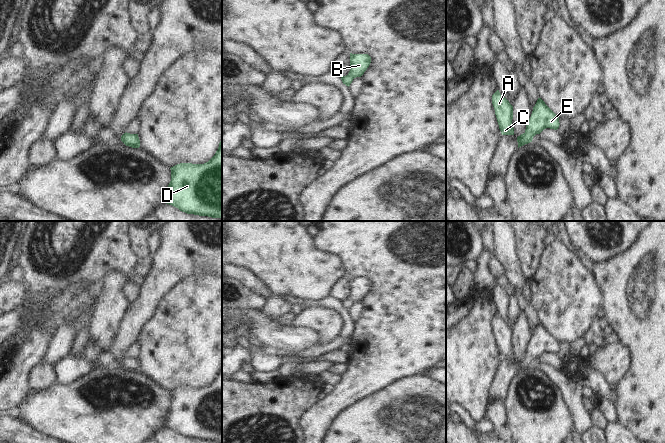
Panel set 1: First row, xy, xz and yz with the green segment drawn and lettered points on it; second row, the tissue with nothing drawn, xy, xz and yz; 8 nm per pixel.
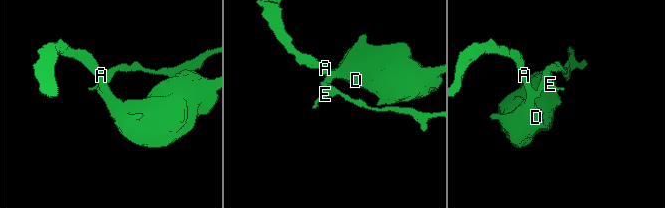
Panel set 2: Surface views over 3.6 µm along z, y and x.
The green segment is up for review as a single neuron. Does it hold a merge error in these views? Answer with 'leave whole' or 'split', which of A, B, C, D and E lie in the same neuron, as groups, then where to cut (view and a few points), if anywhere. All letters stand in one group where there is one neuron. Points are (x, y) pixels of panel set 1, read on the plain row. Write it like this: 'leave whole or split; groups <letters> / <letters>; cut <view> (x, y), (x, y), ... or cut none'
leave whole; groups A B C D E; cut none

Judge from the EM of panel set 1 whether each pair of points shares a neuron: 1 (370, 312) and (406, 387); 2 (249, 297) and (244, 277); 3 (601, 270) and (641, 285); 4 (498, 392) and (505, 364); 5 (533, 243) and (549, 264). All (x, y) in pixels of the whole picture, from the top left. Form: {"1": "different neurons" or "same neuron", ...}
{"1": "different neurons", "2": "different neurons", "3": "same neuron", "4": "same neuron", "5": "different neurons"}

